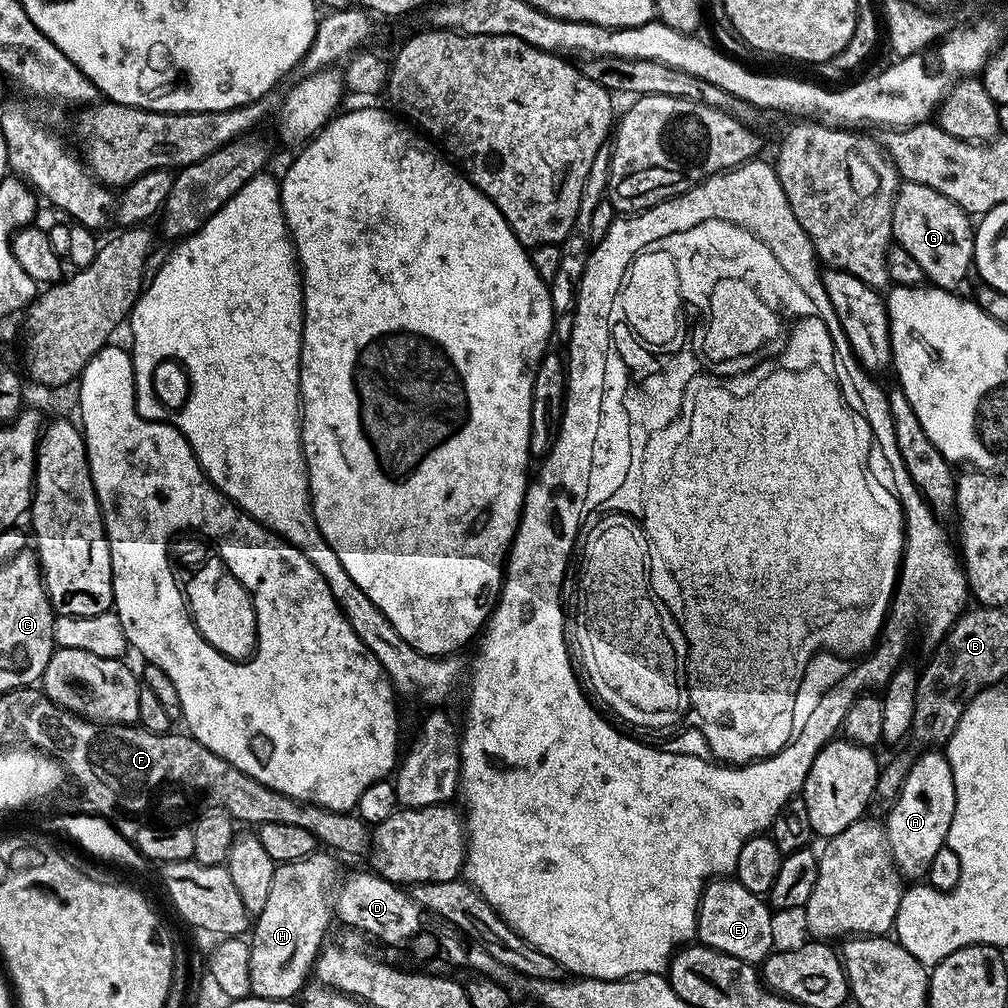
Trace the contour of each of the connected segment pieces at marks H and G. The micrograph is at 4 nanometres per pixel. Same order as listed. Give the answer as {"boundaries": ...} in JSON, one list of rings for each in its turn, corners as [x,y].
{"boundaries":[[[[317,850],[298,862],[276,865],[270,882],[270,898],[266,898],[266,906],[258,913],[250,936],[253,996],[295,1001],[309,983],[316,958],[326,940],[328,923],[334,920],[334,904],[330,898],[328,901],[328,891],[338,882],[335,859],[337,857],[331,851]]],[[[911,182],[901,183],[896,189],[894,210],[892,211],[892,238],[914,257],[914,262],[922,266],[925,277],[935,287],[949,290],[959,289],[959,284],[974,268],[974,224],[969,213],[964,212],[950,198]]]]}

